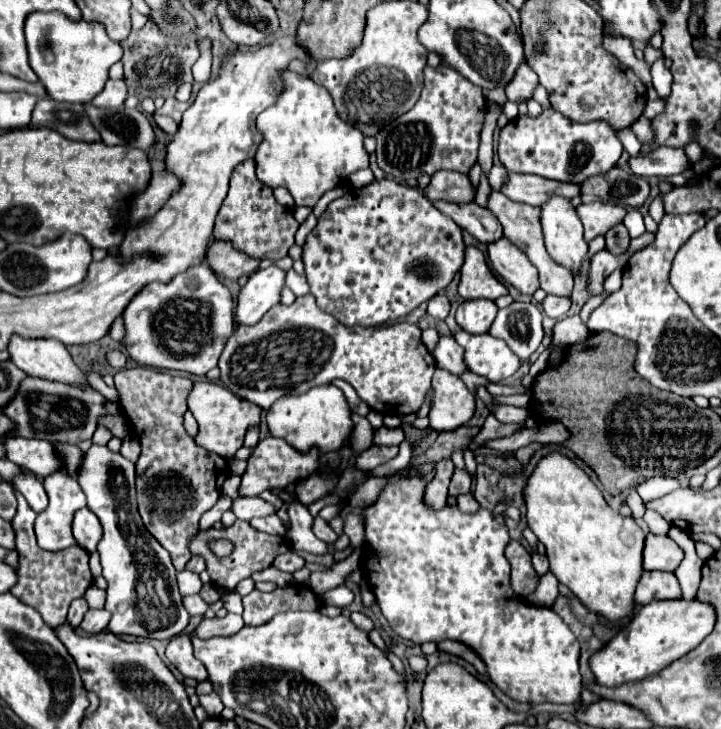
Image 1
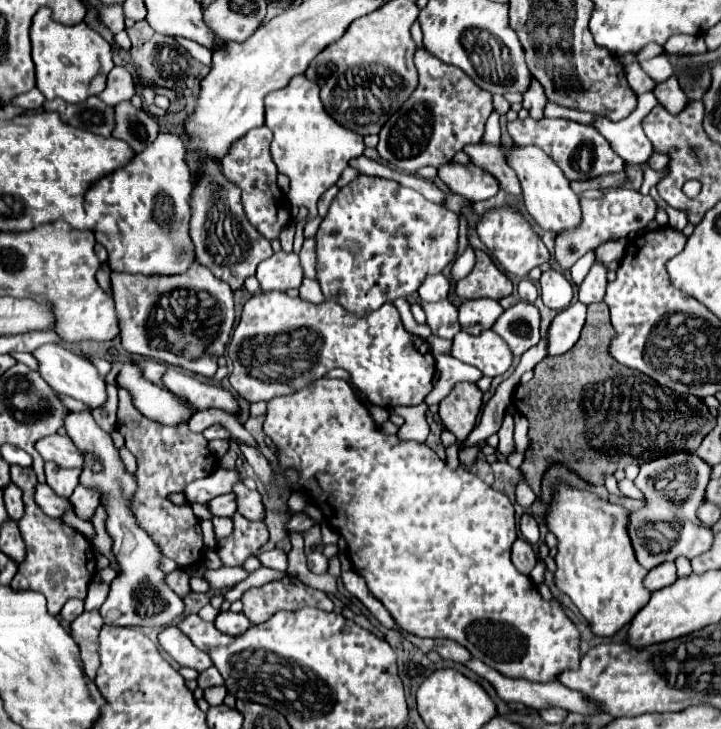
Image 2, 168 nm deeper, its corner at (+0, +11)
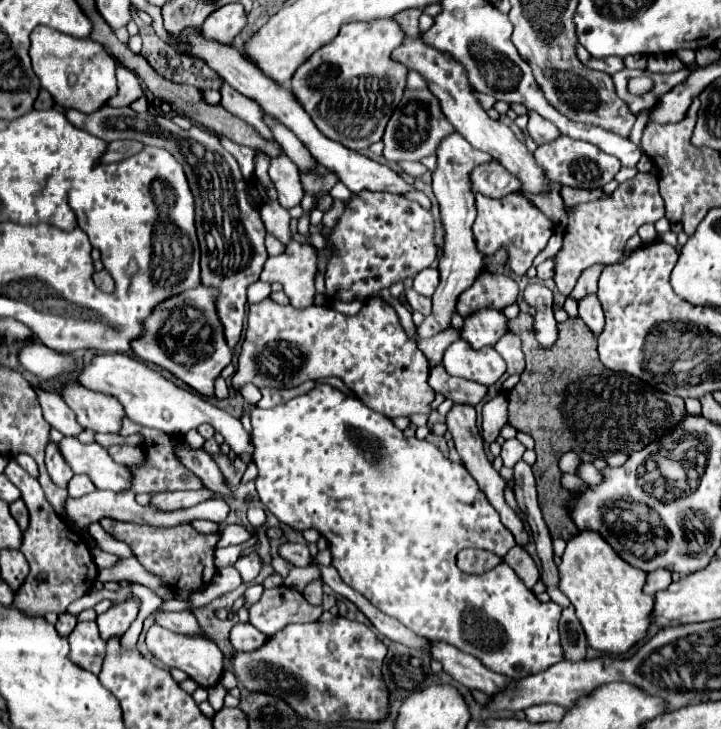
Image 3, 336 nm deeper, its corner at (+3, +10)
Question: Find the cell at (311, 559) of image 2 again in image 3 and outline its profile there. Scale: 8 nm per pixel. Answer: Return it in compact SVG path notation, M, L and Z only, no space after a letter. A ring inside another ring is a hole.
M288 542L288 544L280 546L280 554L282 554L286 560L290 560L294 566L310 566L312 560L314 560L314 558L310 556L306 544L292 544L292 542Z

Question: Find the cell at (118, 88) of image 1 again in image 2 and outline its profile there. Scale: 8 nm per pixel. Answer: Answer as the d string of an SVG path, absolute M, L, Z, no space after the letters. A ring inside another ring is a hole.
M113 67L109 73L109 79L107 79L107 89L99 95L99 99L105 101L107 105L115 107L123 101L131 101L133 95L135 95L133 75L125 67Z

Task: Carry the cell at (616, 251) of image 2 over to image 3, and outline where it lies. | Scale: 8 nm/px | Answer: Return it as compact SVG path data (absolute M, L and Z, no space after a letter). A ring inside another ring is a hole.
M590 266L586 272L582 272L578 282L576 282L576 288L570 296L580 300L582 296L586 296L590 292L596 292L596 282L598 282L598 276L600 276L602 270L604 270L604 266Z

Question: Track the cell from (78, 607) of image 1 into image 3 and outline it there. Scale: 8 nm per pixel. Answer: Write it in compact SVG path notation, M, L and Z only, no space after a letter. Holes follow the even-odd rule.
M62 612L60 616L58 616L58 622L56 622L56 630L60 630L60 634L70 634L72 630L74 630L74 626L76 626L76 616L74 614L70 614L70 612Z

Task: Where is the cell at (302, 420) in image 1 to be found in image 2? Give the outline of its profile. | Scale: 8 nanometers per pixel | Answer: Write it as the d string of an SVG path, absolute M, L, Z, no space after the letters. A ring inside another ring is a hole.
M317 379L311 385L307 385L305 389L291 393L291 395L283 395L283 397L273 397L267 403L267 413L265 413L265 421L263 421L263 431L265 435L271 437L273 445L277 447L277 463L279 463L279 471L289 471L293 469L299 475L299 483L297 487L291 487L291 493L299 491L309 503L317 505L323 515L333 521L329 523L345 541L347 541L347 549L349 549L349 559L355 567L355 573L359 573L369 591L373 593L375 599L379 599L387 611L391 613L391 617L397 621L397 625L401 629L407 629L409 633L417 635L417 637L447 637L453 641L459 641L465 649L469 649L469 653L483 661L485 665L497 669L499 673L507 675L507 677L515 677L515 679L529 679L529 681L555 681L559 673L567 671L567 669L577 669L581 653L579 653L579 631L573 625L573 621L565 615L563 607L551 599L545 601L535 583L531 583L531 579L523 573L519 573L515 569L515 565L511 563L511 545L517 539L517 529L515 529L515 517L513 517L513 505L507 499L507 495L491 489L489 485L485 485L477 475L473 475L471 471L459 467L457 471L449 469L449 465L445 461L441 461L437 457L437 453L427 447L425 443L419 441L401 441L397 435L387 435L379 429L379 425L375 423L375 419L371 417L369 409L357 399L357 395L353 393L353 389L347 385L347 381L341 379Z

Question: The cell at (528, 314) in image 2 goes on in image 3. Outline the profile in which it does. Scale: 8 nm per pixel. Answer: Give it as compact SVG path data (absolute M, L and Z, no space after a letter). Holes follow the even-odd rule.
M508 330L498 342L496 342L496 352L506 360L508 364L508 374L520 374L524 370L524 352L522 352L522 340L516 332Z

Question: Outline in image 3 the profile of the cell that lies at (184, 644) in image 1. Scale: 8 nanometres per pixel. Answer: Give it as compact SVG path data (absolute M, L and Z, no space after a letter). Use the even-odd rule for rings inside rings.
M158 624L150 626L148 634L146 634L146 644L150 648L150 652L168 668L178 668L184 670L198 686L214 686L224 670L224 654L220 652L220 648L208 638L208 636L186 636L186 634L176 634L170 632Z

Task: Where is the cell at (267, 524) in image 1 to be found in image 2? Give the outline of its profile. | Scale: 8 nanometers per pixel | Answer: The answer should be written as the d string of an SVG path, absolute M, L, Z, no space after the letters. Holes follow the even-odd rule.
M241 481L233 485L233 493L237 497L237 511L249 519L249 521L261 521L263 515L265 515L265 509L263 509L263 503L261 503L261 495L259 491L251 491L247 489Z

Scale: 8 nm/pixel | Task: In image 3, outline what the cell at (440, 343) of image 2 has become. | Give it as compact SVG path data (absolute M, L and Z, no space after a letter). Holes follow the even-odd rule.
M450 134L448 138L444 138L444 144L440 144L438 150L438 168L432 174L432 188L434 194L440 202L440 212L442 212L442 224L446 230L444 236L444 250L442 250L442 260L440 260L440 284L432 296L434 302L434 310L430 316L424 318L424 322L418 326L418 334L420 336L434 336L444 330L444 326L450 324L450 316L456 308L456 300L458 294L464 292L466 288L472 286L472 282L476 280L476 276L480 274L482 266L484 266L484 256L476 250L476 242L472 226L477 216L475 207L475 196L472 192L472 183L470 172L472 166L484 164L484 162L492 162L494 158L490 154L484 154L476 148L470 146L470 142L460 136L460 134Z

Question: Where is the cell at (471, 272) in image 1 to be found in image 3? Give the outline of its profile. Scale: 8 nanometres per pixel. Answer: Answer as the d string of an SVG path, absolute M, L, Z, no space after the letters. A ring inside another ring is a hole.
M484 270L474 280L474 284L460 294L456 310L462 316L468 316L482 308L502 310L504 306L514 304L516 298L518 298L518 284L512 278Z

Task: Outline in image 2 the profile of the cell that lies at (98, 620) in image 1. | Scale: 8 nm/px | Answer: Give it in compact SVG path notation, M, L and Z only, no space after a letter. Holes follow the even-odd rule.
M85 611L71 623L71 637L81 649L81 661L85 673L93 679L99 667L99 653L97 653L97 637L103 627L103 619L97 611Z

